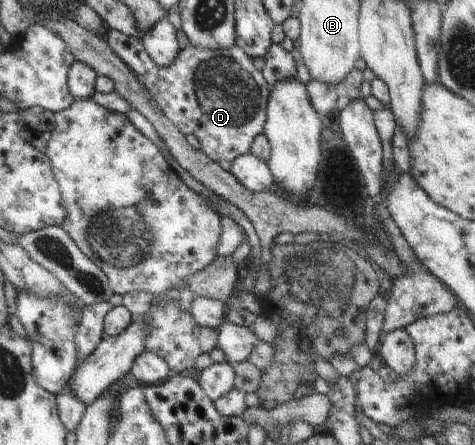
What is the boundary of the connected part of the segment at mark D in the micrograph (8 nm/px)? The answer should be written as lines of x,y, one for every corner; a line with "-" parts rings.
108,28
103,35
109,47
134,71
136,78
150,91
157,102
159,111
163,112
171,123
184,135
195,135
200,149
218,163
225,171
230,171
233,160
251,153
251,144
258,135
264,133
266,107
268,106
271,86
263,74
255,68
253,60
239,47
228,50
210,50
197,46
180,49
169,67
158,66
144,50
140,38
126,36
117,30

